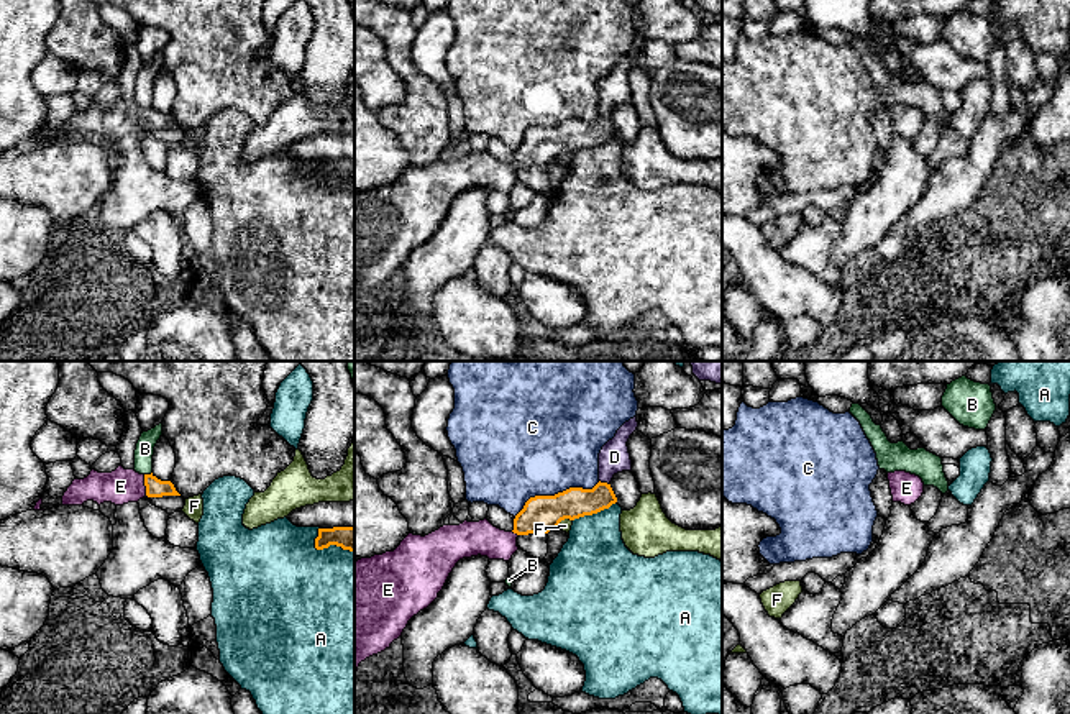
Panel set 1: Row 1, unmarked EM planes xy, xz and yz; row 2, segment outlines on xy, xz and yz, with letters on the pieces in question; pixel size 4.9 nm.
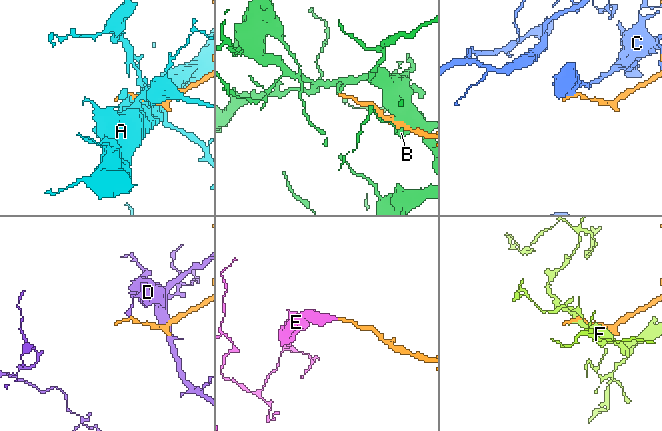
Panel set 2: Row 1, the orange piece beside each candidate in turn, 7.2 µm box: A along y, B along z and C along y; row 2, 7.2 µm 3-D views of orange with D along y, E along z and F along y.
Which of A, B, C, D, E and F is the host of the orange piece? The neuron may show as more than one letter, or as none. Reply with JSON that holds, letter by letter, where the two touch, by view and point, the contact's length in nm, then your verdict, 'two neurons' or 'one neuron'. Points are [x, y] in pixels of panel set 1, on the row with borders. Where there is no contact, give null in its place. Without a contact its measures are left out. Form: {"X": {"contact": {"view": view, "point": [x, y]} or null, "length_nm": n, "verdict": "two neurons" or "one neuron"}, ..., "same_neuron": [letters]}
{"A": {"contact": {"view": "xy", "point": [325, 547]}, "length_nm": 220, "verdict": "two neurons"}, "B": {"contact": {"view": "xy", "point": [148, 475]}, "length_nm": 40, "verdict": "two neurons"}, "C": {"contact": {"view": "xz", "point": [555, 494]}, "length_nm": 460, "verdict": "two neurons"}, "D": {"contact": {"view": "xz", "point": [604, 483]}, "length_nm": 60, "verdict": "two neurons"}, "E": {"contact": {"view": "xy", "point": [145, 485]}, "length_nm": 110, "verdict": "one neuron"}, "F": {"contact": {"view": "xz", "point": [563, 519]}, "length_nm": 90, "verdict": "two neurons"}, "same_neuron": ["E"]}

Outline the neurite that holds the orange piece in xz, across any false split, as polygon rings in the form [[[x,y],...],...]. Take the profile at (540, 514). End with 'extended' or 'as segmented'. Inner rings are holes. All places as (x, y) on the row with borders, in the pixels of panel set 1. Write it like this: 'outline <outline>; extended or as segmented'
outline [[[599,481],[592,489],[569,487],[555,496],[530,497],[515,515],[512,532],[494,527],[487,519],[464,520],[460,525],[443,525],[425,537],[409,533],[394,552],[354,561],[354,683],[359,663],[384,652],[402,635],[409,620],[438,597],[460,560],[481,555],[509,561],[519,550],[519,535],[548,533],[565,519],[592,515],[615,502],[607,483]]]; extended

